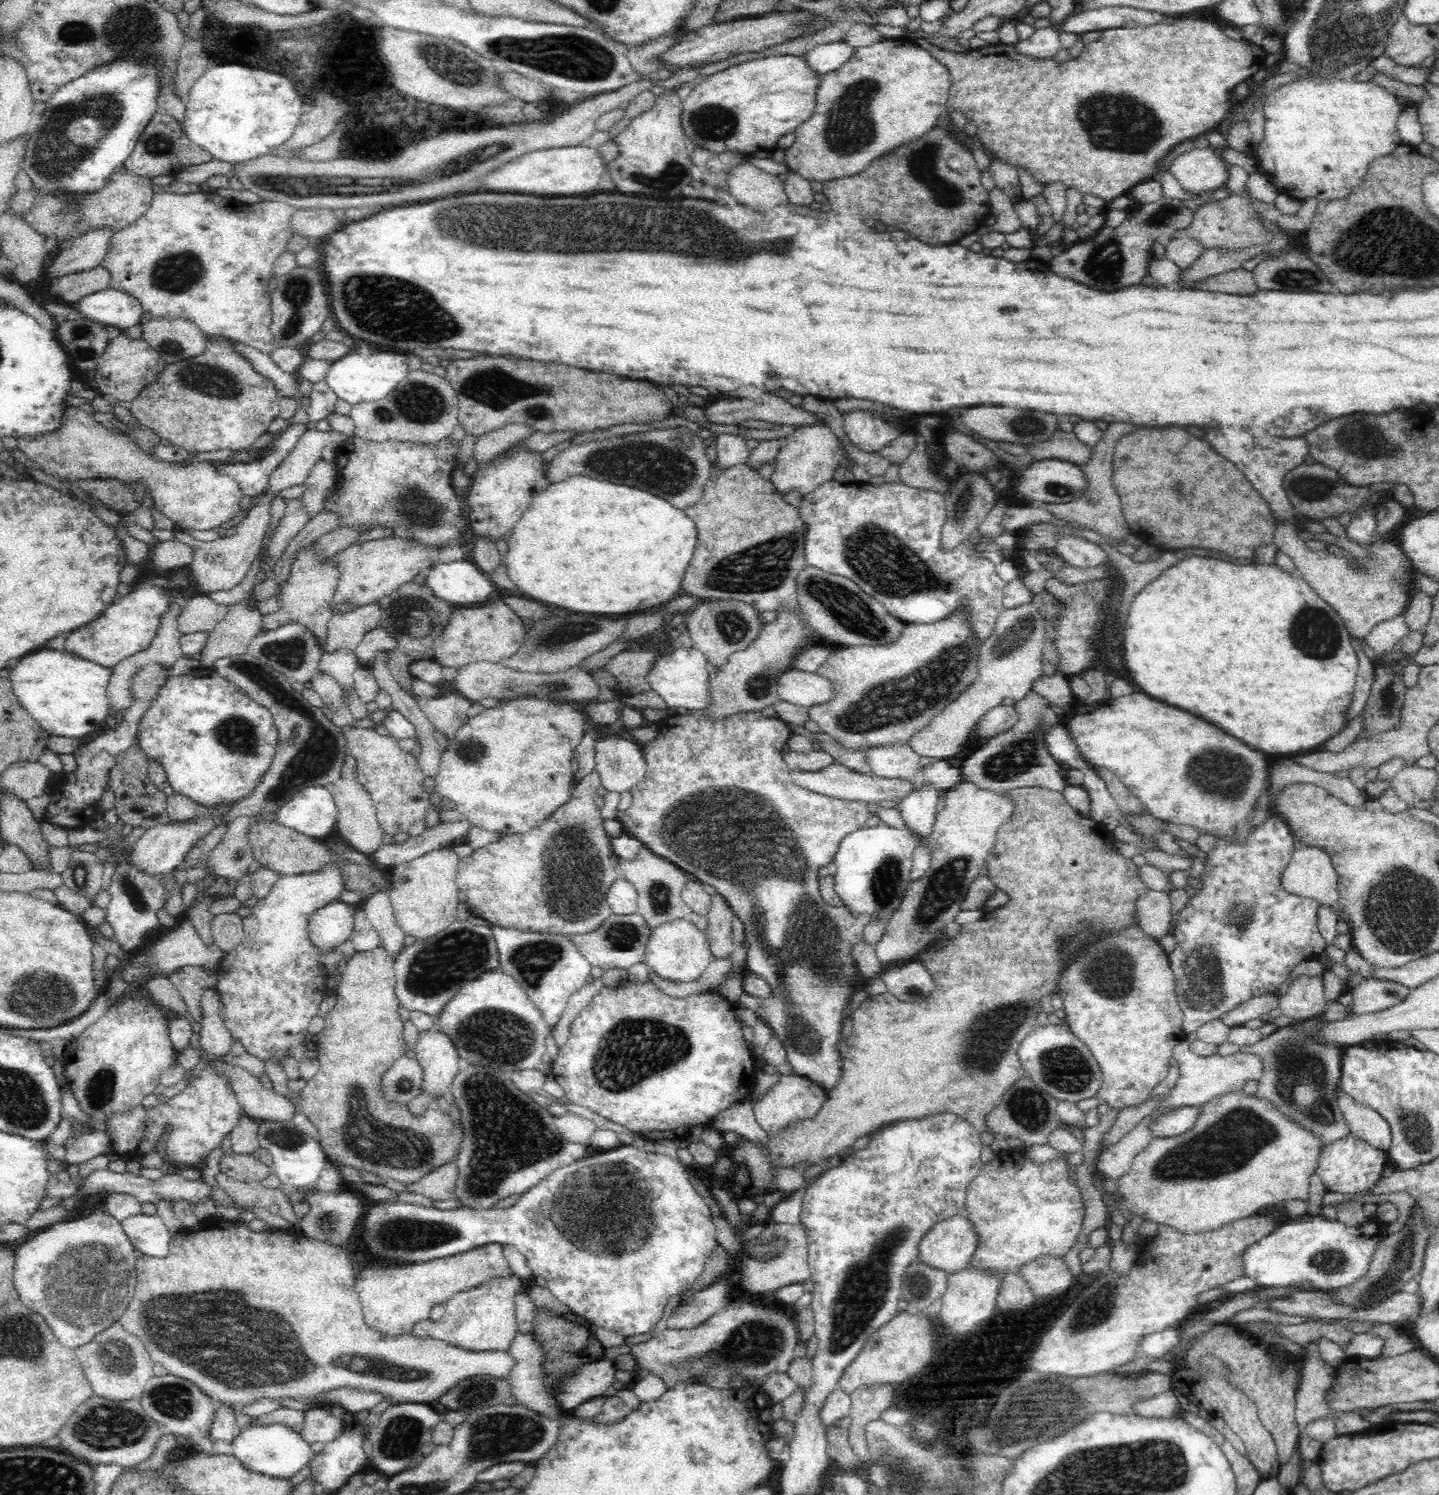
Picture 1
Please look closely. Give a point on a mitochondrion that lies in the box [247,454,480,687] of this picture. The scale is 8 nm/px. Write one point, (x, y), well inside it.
(417, 507)

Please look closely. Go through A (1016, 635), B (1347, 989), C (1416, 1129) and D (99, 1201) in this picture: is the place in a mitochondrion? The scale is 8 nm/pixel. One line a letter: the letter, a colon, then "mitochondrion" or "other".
A: mitochondrion
B: other
C: mitochondrion
D: other

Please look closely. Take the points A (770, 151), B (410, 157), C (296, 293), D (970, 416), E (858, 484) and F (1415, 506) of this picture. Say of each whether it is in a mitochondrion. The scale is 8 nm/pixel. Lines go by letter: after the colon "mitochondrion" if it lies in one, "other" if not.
A: other
B: other
C: mitochondrion
D: other
E: other
F: other

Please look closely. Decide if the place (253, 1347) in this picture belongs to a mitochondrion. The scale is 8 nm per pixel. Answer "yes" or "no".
yes

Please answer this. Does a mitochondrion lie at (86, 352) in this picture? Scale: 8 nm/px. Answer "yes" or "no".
yes

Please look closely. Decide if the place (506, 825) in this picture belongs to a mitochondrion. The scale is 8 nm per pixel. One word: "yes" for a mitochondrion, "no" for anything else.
no

